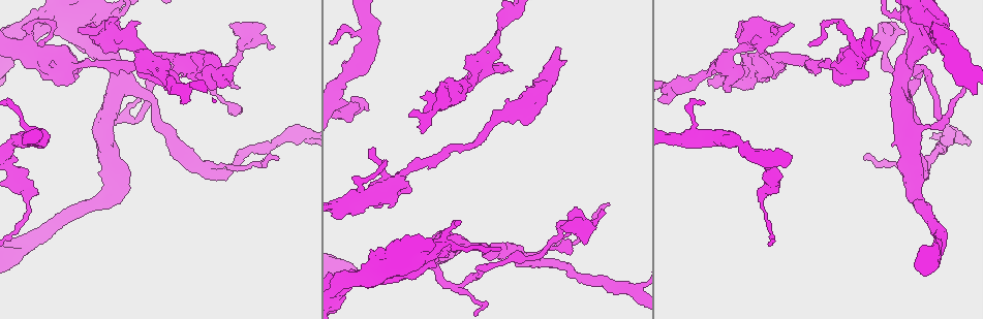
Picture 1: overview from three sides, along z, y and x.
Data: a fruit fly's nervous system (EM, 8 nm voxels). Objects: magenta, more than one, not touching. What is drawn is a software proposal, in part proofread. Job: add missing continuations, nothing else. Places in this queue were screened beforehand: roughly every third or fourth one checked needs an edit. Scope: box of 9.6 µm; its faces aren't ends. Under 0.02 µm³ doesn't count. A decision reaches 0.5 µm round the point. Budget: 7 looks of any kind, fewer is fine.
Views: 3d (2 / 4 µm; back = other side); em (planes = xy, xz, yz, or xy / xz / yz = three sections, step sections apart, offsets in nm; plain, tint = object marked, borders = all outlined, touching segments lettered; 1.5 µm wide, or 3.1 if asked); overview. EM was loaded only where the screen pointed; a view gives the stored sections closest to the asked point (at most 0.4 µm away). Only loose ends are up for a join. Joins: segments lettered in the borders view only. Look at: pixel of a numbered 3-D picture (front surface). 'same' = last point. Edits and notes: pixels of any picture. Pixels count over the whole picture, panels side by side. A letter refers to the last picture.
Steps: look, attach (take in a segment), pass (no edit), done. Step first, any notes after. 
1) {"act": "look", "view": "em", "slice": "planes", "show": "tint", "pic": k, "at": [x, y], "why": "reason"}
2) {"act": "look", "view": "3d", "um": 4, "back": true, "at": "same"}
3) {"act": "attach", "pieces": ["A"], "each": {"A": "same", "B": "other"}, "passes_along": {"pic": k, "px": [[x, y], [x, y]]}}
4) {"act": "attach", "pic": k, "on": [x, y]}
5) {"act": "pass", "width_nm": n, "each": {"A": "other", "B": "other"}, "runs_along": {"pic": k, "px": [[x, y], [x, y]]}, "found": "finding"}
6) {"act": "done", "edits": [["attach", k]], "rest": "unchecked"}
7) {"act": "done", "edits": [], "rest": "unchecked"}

{"act": "look", "view": "3d", "um": 2, "pic": 1, "at": [570, 255]}

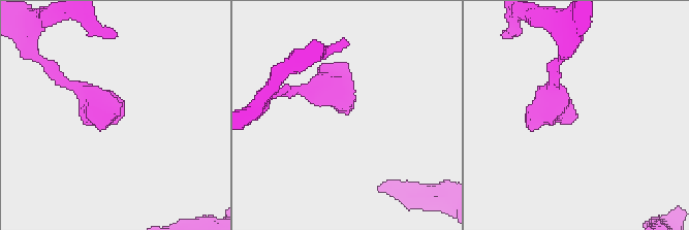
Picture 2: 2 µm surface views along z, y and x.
{"act": "look", "view": "em", "slice": "yz", "step": 8, "show": "borders", "pic": 2, "at": [573, 119]}

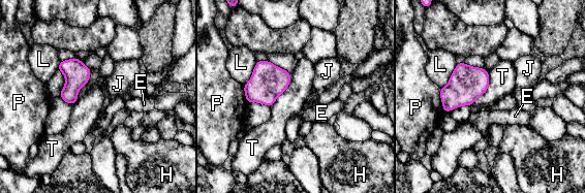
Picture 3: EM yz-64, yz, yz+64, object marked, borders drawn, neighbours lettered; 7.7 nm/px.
{"act": "look", "view": "em", "slice": "planes", "show": "borders", "at": "same", "why": "another direction"}

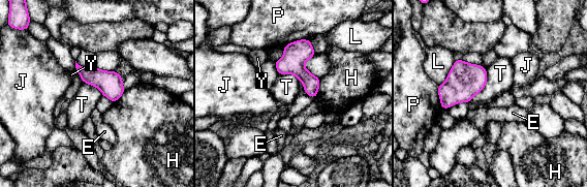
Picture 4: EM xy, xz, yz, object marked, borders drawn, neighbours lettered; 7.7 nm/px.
{"act": "pass", "each": {"E": "other", "H": "other", "J": "other", "L": "other", "P": "other", "T": "other", "Y": "other"}, "border": {"pic": 4, "px": [[320, 79], [318, 92], [314, 97]]}, "found": "none of them fits"}

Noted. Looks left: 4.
{"act": "look", "view": "3d", "um": 4, "pic": 1, "at": [748, 75], "why": "branch stops here"}

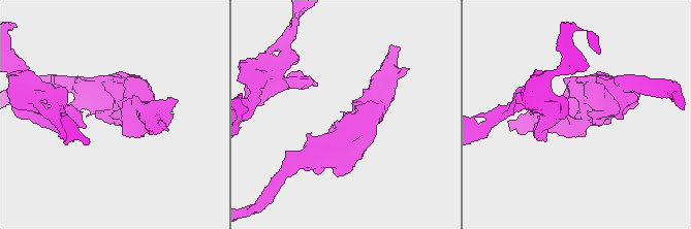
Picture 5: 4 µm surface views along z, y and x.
{"act": "look", "view": "em", "slice": "planes", "show": "borders", "pic": 5, "at": [112, 113], "why": "shape alone is not enough"}

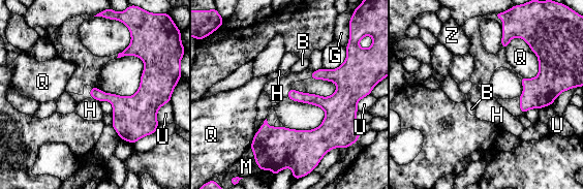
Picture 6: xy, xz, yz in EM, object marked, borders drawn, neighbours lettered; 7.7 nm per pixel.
{"act": "pass", "longest_contact_nm": ["Q", 380], "each": {"B": "other", "G": "other", "H": "other", "M": "other", "Q": "other", "U": "other", "Z": "other"}, "found": "no lettered segment goes on from it"}

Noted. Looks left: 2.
{"act": "look", "view": "em", "slice": "planes", "show": "borders", "pic": 1, "at": [91, 25], "why": "an open end"}

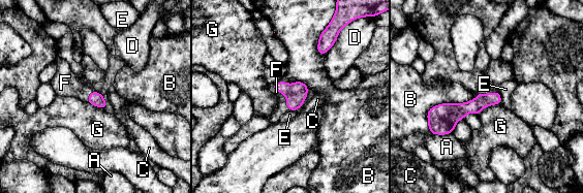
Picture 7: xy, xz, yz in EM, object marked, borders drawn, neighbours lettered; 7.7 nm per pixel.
{"act": "attach", "pieces": ["F"], "longest_contact_nm": ["B", 400], "each": {"A": "other", "B": "other", "C": "other", "D": "other", "E": "other", "F": "same", "G": "other"}, "passes_along": {"pic": 7, "px": [[297, 94], [284, 95], [281, 108]]}, "found": "it goes on there"}

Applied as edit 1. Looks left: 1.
{"act": "done", "edits": [["attach", 7]], "rest": "unchecked"}

